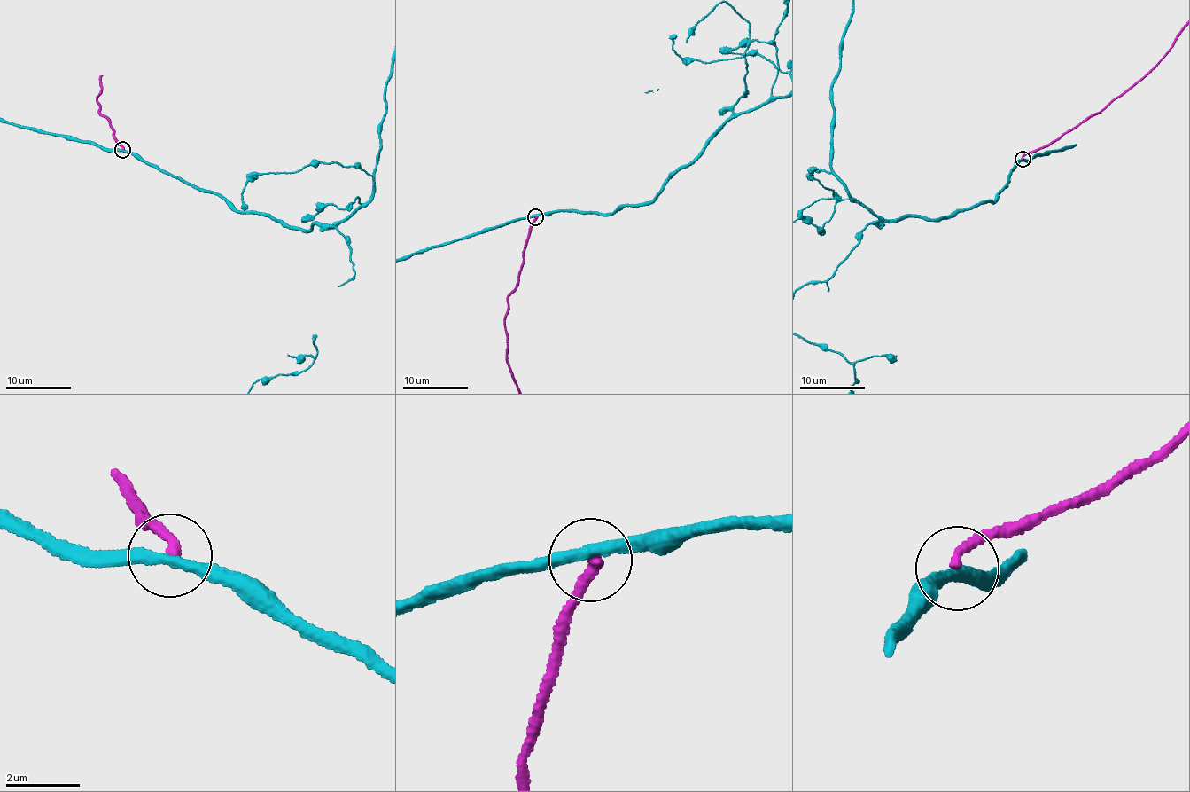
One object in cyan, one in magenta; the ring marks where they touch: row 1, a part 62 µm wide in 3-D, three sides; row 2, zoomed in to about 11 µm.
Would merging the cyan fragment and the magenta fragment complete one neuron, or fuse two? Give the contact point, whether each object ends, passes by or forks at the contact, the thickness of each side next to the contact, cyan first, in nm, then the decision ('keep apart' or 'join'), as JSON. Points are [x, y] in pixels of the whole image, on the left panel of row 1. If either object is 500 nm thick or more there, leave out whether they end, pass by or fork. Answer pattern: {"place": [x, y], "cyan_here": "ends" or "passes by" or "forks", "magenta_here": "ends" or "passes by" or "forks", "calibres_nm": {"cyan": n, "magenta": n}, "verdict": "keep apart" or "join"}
{"place": [122, 150], "cyan_here": "passes by", "magenta_here": "ends", "calibres_nm": {"cyan": 300, "magenta": 280}, "verdict": "keep apart"}

